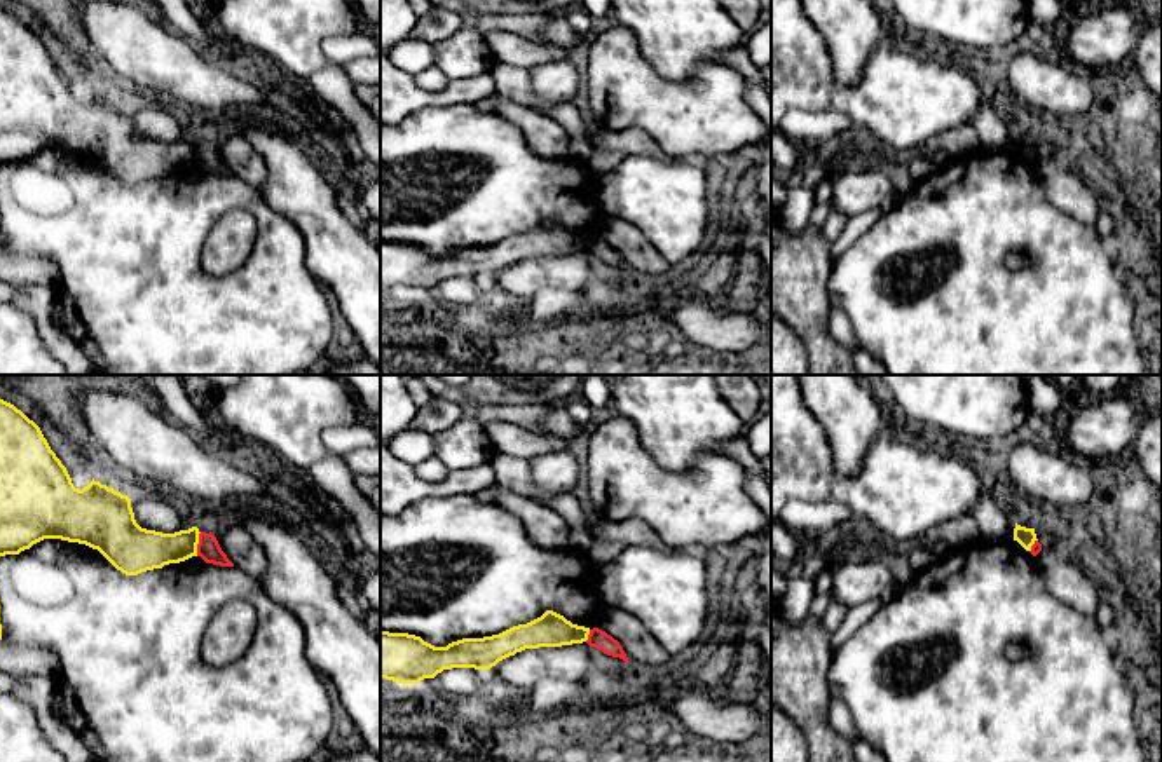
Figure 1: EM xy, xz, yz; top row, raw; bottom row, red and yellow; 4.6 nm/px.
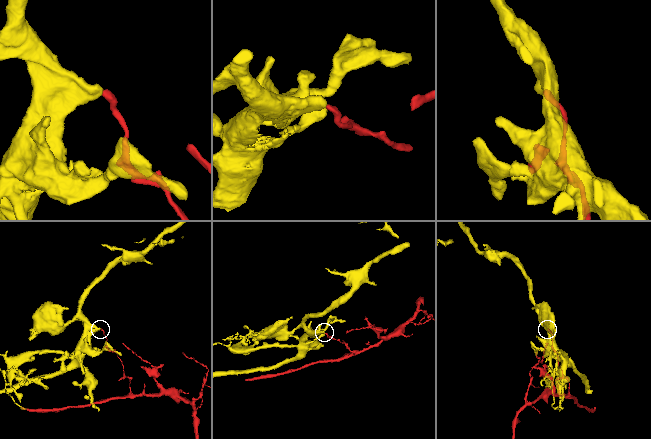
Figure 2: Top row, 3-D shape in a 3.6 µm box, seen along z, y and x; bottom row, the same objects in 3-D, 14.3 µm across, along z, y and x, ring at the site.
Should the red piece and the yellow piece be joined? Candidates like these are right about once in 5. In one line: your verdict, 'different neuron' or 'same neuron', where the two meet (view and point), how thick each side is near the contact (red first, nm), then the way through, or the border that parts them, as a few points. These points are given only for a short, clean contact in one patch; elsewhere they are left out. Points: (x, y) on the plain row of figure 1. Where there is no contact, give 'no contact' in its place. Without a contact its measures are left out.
different neuron | xy (198, 154) | 110/190 nm | along xy (201, 142), (196, 164)

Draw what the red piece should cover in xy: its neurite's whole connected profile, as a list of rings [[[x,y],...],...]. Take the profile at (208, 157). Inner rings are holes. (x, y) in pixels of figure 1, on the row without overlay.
[[[211,141],[199,143],[197,166],[201,166],[206,173],[213,173],[220,176],[234,176],[234,173],[222,160],[216,146]]]

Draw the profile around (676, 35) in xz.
[[[611,0],[612,16],[635,31],[644,58],[668,80],[684,80],[700,63],[721,63],[745,42],[743,30],[719,0]]]

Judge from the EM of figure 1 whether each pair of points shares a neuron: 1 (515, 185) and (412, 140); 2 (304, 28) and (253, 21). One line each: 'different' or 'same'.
1: same
2: same

